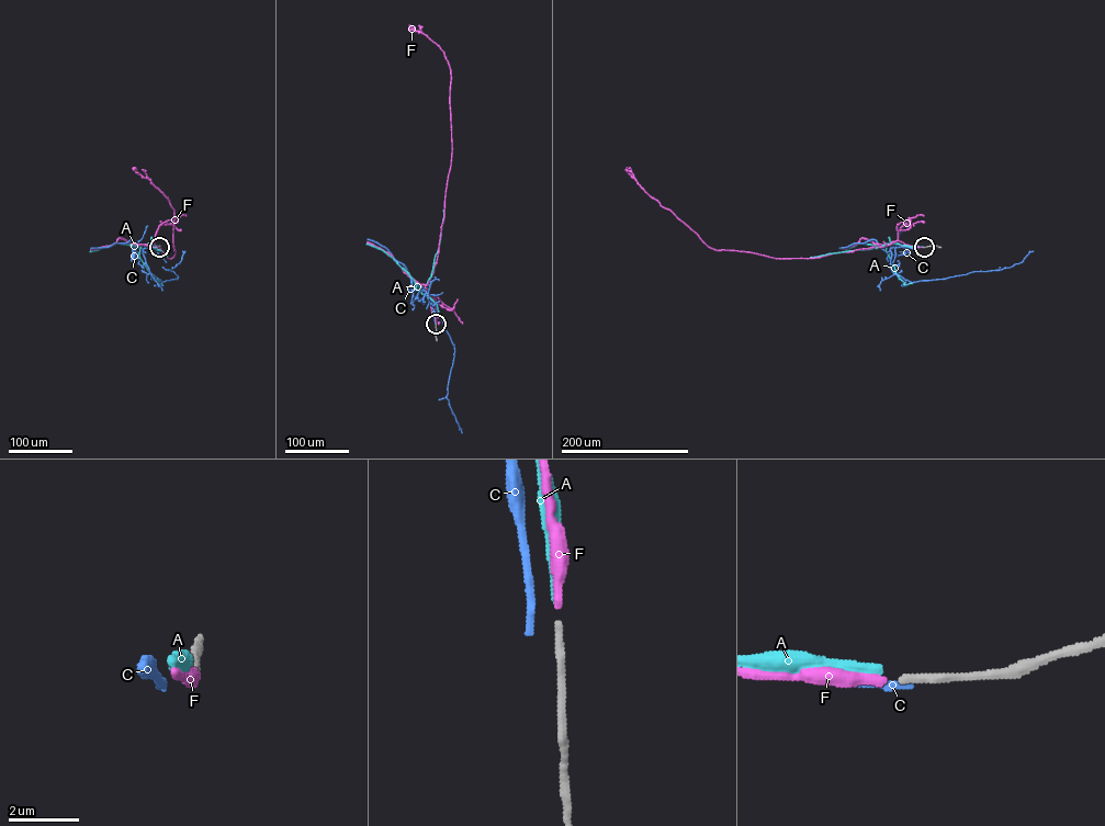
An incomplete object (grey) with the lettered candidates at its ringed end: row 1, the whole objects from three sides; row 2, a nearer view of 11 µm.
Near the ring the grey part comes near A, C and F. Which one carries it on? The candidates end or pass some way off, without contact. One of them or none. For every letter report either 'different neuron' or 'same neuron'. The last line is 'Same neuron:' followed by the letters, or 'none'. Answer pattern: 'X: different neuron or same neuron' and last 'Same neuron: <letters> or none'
A: different neuron
C: different neuron
F: same neuron
Same neuron: F

